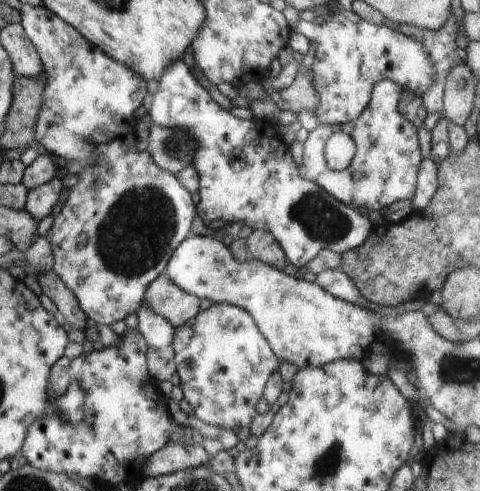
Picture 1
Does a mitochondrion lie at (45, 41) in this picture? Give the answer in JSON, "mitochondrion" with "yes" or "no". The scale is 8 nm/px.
{"mitochondrion":"no"}

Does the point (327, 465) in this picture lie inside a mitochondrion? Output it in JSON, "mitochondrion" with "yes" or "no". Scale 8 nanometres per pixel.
{"mitochondrion":"yes"}

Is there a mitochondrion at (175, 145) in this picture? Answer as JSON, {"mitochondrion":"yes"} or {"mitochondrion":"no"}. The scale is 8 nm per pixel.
{"mitochondrion":"yes"}

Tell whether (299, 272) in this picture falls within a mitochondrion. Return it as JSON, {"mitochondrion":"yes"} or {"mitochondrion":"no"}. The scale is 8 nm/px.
{"mitochondrion":"no"}

